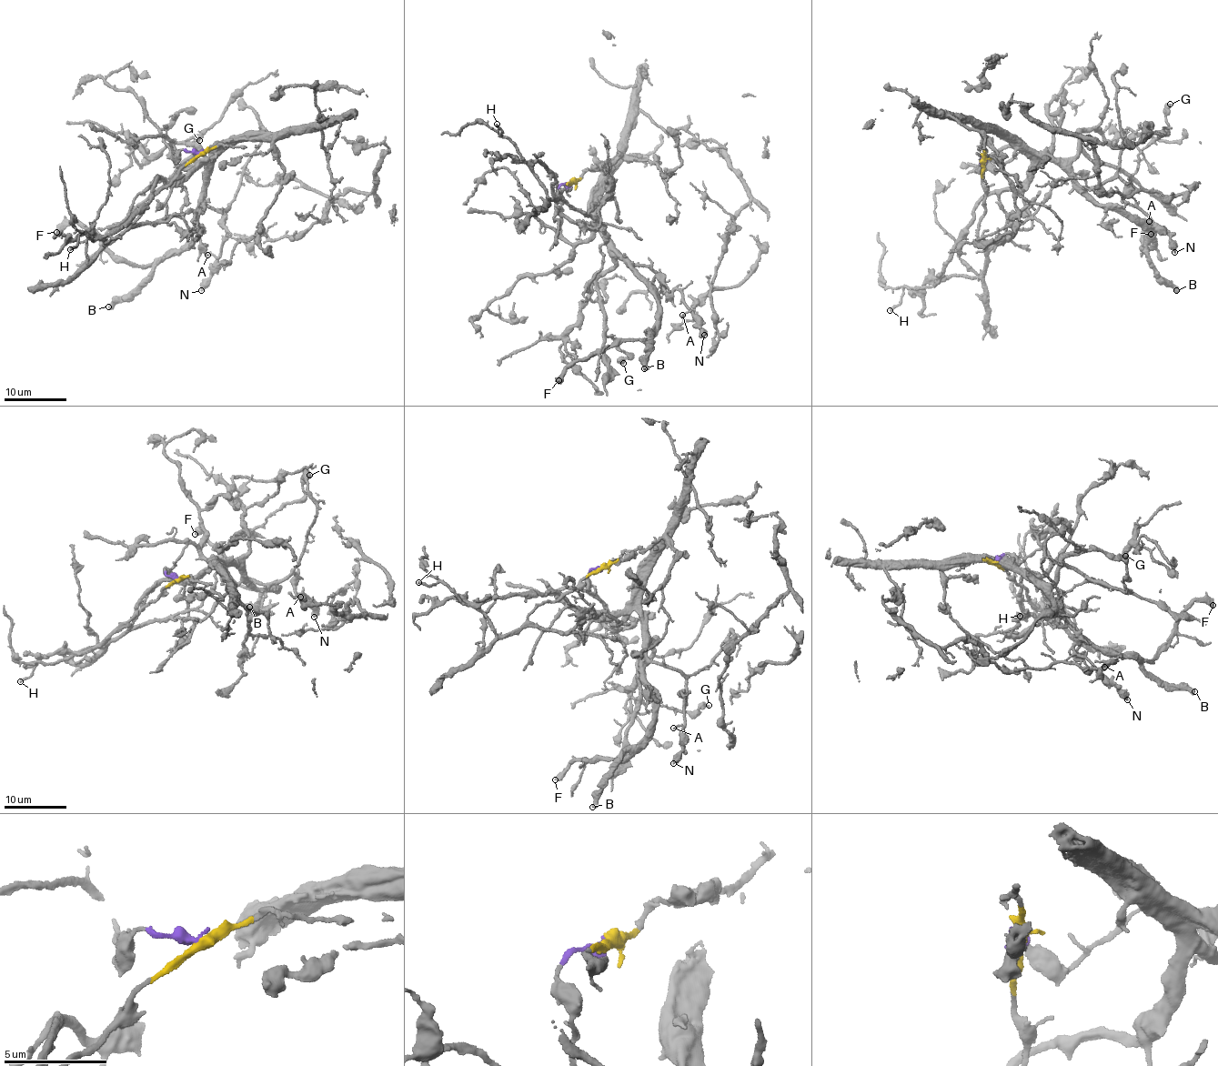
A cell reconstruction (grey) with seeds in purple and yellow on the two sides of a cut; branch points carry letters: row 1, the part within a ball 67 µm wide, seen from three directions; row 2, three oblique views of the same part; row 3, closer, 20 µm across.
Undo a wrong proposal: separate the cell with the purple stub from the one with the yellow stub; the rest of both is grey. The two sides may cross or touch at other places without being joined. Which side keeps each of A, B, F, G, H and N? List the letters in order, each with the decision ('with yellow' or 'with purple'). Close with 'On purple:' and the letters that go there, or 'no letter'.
A: with purple
B: with purple
F: with purple
G: with purple
H: with yellow
N: with purple
On purple: A, B, F, G, N

